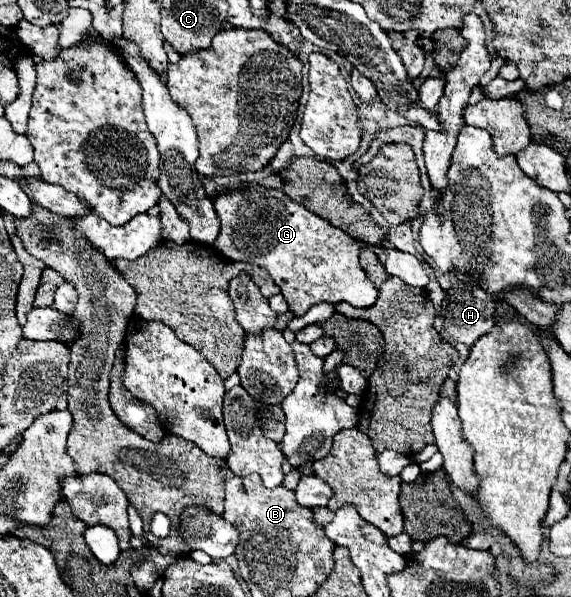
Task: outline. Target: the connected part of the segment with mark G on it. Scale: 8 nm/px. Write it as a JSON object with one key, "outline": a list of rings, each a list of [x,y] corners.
{"outline":[[[246,185],[246,189],[220,193],[214,199],[214,209],[220,217],[220,235],[214,241],[216,251],[230,261],[244,261],[268,269],[270,277],[280,287],[288,303],[288,311],[292,311],[296,317],[304,315],[312,305],[318,303],[336,305],[344,301],[360,309],[374,305],[378,297],[378,289],[366,277],[358,259],[362,243],[348,237],[342,229],[326,223],[322,217],[316,217],[312,211],[304,209],[302,205],[294,203],[284,191],[268,189],[262,185]]]}

